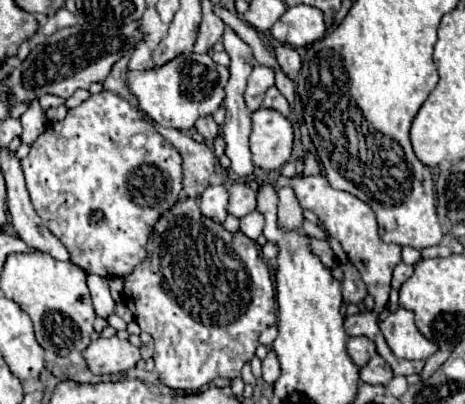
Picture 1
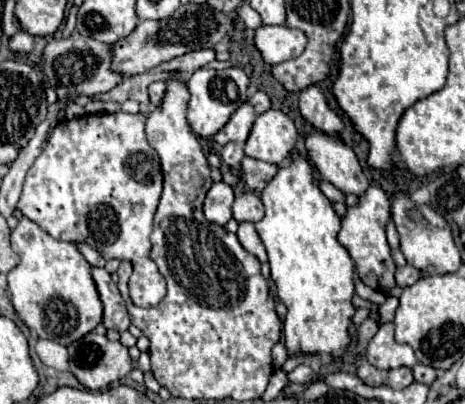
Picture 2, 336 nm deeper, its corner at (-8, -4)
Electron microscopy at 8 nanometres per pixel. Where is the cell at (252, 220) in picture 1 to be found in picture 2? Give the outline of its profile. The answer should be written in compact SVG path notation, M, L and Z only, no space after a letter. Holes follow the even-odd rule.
M242 222L240 228L238 228L238 232L236 232L236 236L238 236L240 244L242 244L250 254L254 254L256 258L260 258L260 262L266 262L266 260L268 260L266 248L264 248L264 244L262 244L256 228L254 228L254 222Z

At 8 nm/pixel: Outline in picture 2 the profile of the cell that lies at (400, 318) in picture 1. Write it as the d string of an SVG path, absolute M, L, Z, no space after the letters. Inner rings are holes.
M394 322L380 324L378 332L368 344L366 358L372 366L382 370L392 370L402 366L412 368L418 362L414 350L408 344L400 344L394 340Z

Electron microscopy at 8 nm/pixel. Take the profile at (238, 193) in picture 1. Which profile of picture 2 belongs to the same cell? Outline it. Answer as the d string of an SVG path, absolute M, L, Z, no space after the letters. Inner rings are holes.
M244 192L234 200L232 214L238 222L258 222L264 216L264 204L258 194Z

